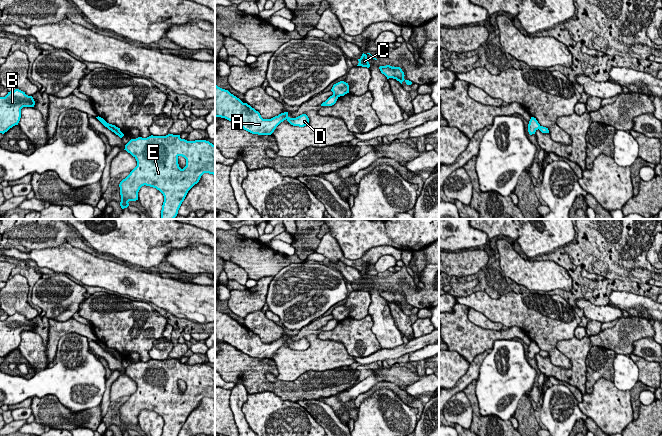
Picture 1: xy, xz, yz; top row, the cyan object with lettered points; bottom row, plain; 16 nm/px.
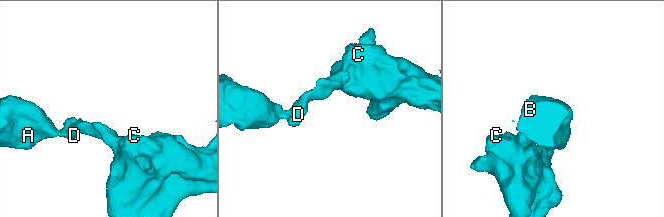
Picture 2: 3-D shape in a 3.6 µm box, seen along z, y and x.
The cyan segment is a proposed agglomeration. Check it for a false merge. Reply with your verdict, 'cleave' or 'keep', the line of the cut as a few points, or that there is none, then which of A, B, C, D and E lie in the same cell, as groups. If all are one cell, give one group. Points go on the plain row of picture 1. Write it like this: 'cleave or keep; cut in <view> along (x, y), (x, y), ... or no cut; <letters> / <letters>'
cleave; cut in xy along (106, 347), (114, 355); A B D / C E

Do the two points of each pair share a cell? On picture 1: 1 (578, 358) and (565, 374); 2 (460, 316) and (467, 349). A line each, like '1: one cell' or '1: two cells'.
1: one cell
2: one cell

